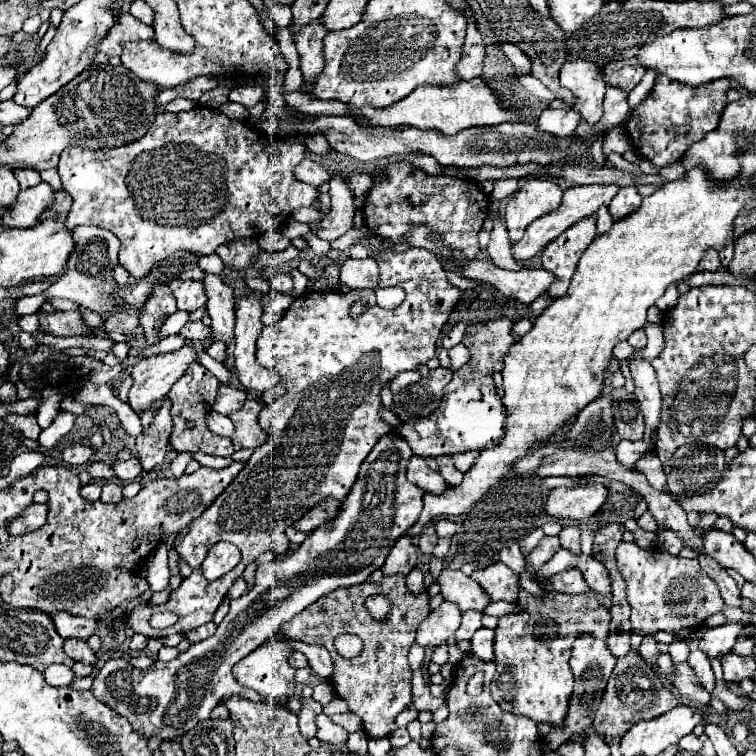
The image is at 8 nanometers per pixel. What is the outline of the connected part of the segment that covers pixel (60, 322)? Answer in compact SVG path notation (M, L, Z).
M55 311L49 317L47 314L37 312L39 329L51 335L95 335L95 327L83 323L81 311Z

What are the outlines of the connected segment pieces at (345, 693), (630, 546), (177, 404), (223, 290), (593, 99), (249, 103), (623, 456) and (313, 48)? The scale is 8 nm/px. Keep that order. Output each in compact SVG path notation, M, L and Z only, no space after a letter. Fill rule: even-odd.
M397 573L397 575L383 575L383 579L379 583L367 579L365 583L359 583L359 585L353 585L353 587L335 589L333 593L321 597L317 603L313 603L309 609L305 609L305 613L301 613L301 615L293 617L293 621L281 625L279 631L285 633L291 639L297 639L297 641L303 641L303 643L319 643L331 653L335 667L341 669L341 677L331 677L335 693L349 703L351 713L361 717L365 733L369 737L379 739L379 737L389 737L397 729L395 715L411 705L411 667L407 663L407 653L409 653L409 647L413 645L417 627L425 617L427 617L427 595L413 597L413 593L409 593L409 589L405 585L405 575ZM373 595L385 595L385 597L391 599L389 617L383 619L383 621L373 619L371 613L365 607L365 599L373 597ZM343 631L353 633L353 635L363 639L363 649L355 659L345 659L335 649L335 639Z
M619 543L617 547L617 567L623 575L623 581L627 585L627 601L631 605L631 633L635 635L655 635L657 631L667 631L677 637L681 637L681 631L691 631L695 627L701 627L703 621L715 613L721 611L723 599L717 589L717 583L707 577L707 573L701 569L697 559L683 559L679 555L663 553L661 549L643 549L637 543Z
M191 363L187 373L177 379L167 393L167 399L171 401L171 419L173 419L173 433L171 433L171 447L177 451L177 447L189 447L189 451L203 451L209 455L219 455L219 457L231 457L233 455L233 443L231 439L219 437L209 431L205 419L213 409L215 397L219 389L219 379L211 375L201 363Z
M207 275L205 281L205 293L207 293L207 313L211 317L211 329L217 341L231 345L235 335L235 299L233 299L233 289L227 287L221 277L217 275Z
M567 51L559 77L561 85L571 89L573 95L577 95L575 109L581 111L581 117L589 121L589 125L597 123L601 119L601 101L607 87L601 67L587 59L575 59Z
M249 85L247 87L233 87L233 91L229 93L229 101L241 103L247 109L251 109L263 99L263 95L265 95L265 89L259 85L255 85L255 87L249 87Z
M619 441L615 447L615 457L619 465L633 467L639 457L645 455L645 443L643 441Z
M313 23L313 25L307 25L301 37L297 37L295 41L295 47L301 57L301 73L307 85L313 85L325 67L325 57L323 57L323 37L325 35L327 35L325 29Z

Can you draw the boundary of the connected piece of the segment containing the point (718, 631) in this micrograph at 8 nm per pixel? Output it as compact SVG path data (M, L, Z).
M737 621L737 623L725 623L721 627L715 629L705 629L701 633L701 651L705 651L709 657L717 657L717 655L725 655L733 649L739 633L743 631L745 623Z

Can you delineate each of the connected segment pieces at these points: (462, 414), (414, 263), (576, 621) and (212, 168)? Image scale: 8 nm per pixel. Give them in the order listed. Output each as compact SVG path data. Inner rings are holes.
M497 319L487 323L467 325L463 343L471 351L471 359L453 373L451 383L445 387L443 403L429 417L411 419L397 429L405 437L415 455L437 457L455 455L471 449L485 449L497 445L503 437L503 423L507 421L507 409L495 391L493 373L503 369L503 357L509 347L515 345L513 325L509 319Z
M407 249L403 253L381 251L377 257L379 263L379 287L401 287L407 297L395 309L381 309L375 303L375 291L309 291L297 297L285 315L271 327L263 327L257 339L257 363L269 371L279 375L279 383L287 387L287 393L273 401L271 405L263 407L259 413L259 425L267 435L265 443L255 447L251 459L245 463L241 473L231 481L231 485L205 509L201 517L193 521L193 525L185 527L179 533L179 541L175 541L177 553L189 563L191 575L185 577L179 589L169 597L167 603L159 607L151 607L149 603L139 603L131 609L131 627L135 633L143 633L145 637L167 637L171 633L187 633L197 629L213 619L213 613L225 599L229 587L237 577L241 577L243 569L257 559L265 551L273 551L277 557L289 551L289 539L285 529L297 523L309 509L321 503L327 497L343 501L353 483L357 481L357 473L373 445L379 441L381 435L391 431L391 425L379 417L383 407L381 403L381 389L389 387L391 379L403 371L417 371L419 365L425 365L431 357L435 357L437 337L441 333L443 323L449 319L451 309L457 305L461 297L461 289L451 287L445 279L445 271L437 257L427 249ZM357 301L367 301L367 311L359 319L349 317L349 307ZM215 541L231 541L241 551L241 561L235 569L227 575L207 581L201 573L203 549L213 545ZM159 611L173 611L179 615L179 621L167 629L153 629L149 625L149 617Z
M519 589L517 605L521 613L509 613L499 617L499 625L495 629L495 663L497 671L491 681L491 695L501 705L501 709L525 715L533 721L545 721L553 725L561 725L569 701L569 693L573 693L573 671L569 667L573 643L583 635L589 633L593 639L605 639L609 633L609 613L595 595L565 595L557 591L545 591L543 595L533 595Z
M195 107L185 113L161 113L151 129L135 143L113 149L65 149L59 159L63 191L73 199L65 219L65 229L75 225L99 225L113 231L119 241L119 263L135 277L145 277L151 267L173 255L177 249L211 255L221 243L235 237L261 237L271 229L281 229L293 209L317 203L317 189L293 175L295 163L303 159L301 143L269 143L247 121L229 119L211 107Z

